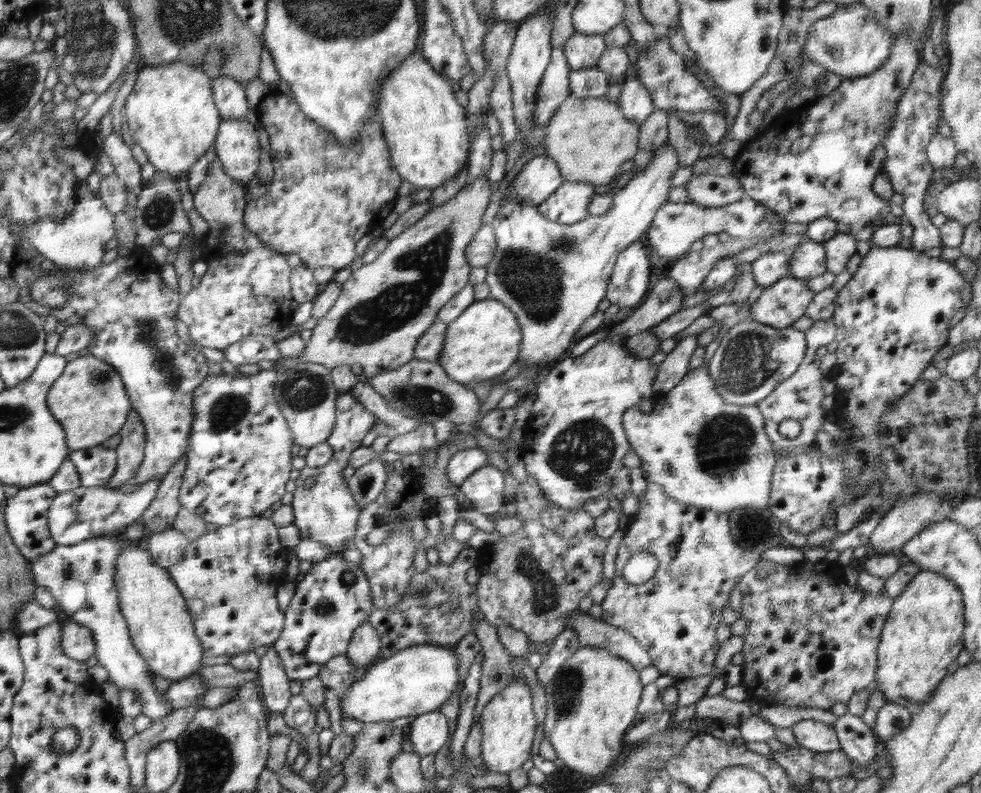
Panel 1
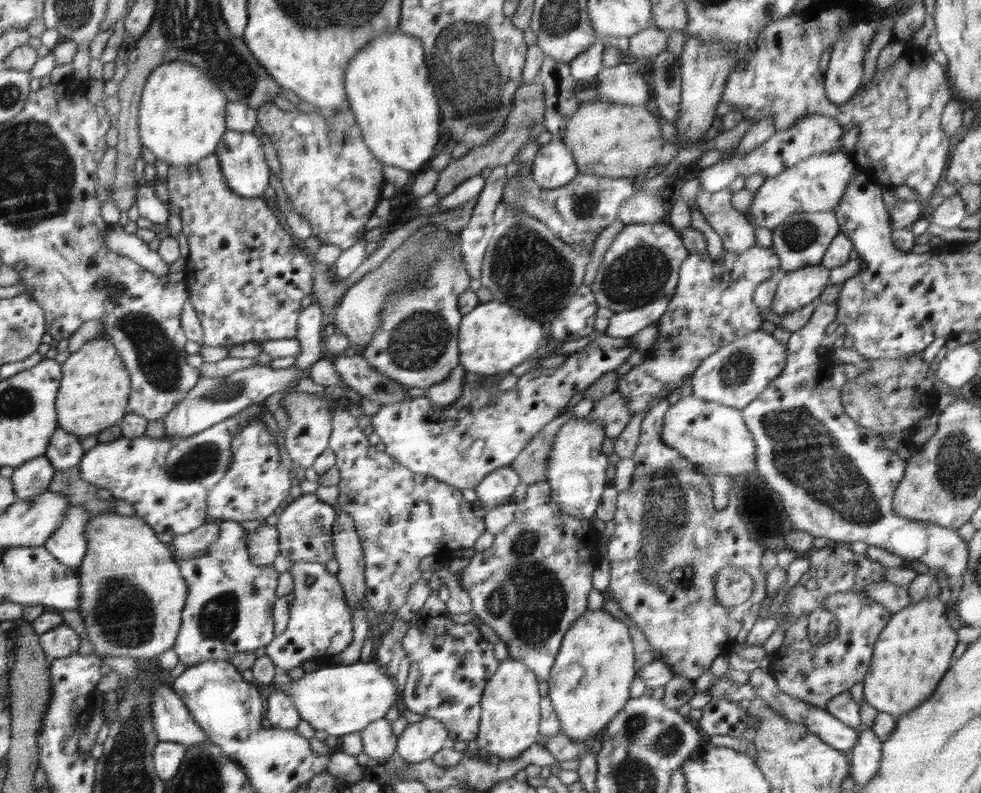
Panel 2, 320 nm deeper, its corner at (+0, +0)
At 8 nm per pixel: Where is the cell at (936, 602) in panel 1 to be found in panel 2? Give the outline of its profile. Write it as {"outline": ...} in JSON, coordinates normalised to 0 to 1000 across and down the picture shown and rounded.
{"outline":[[[958,754],[940,757],[909,774],[891,811],[885,850],[880,855],[880,883],[897,898],[915,905],[944,885],[963,854],[975,817],[976,797],[966,783],[966,767]]]}

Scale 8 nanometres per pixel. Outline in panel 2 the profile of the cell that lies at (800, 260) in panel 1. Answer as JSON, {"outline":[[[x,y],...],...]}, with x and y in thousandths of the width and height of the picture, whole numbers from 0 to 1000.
{"outline":[[[848,266],[807,269],[787,291],[788,315],[795,328],[793,347],[810,342],[822,335],[837,334],[848,301],[855,294],[856,286]]]}

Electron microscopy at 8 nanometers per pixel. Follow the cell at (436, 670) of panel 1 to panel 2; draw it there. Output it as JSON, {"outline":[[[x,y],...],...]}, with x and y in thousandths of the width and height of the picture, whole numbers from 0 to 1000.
{"outline":[[[380,831],[355,840],[331,836],[322,847],[298,858],[291,873],[301,888],[307,908],[314,910],[320,922],[332,922],[336,928],[348,931],[359,923],[372,922],[376,913],[391,904],[399,890],[409,890],[410,869],[405,856],[393,850]]]}

